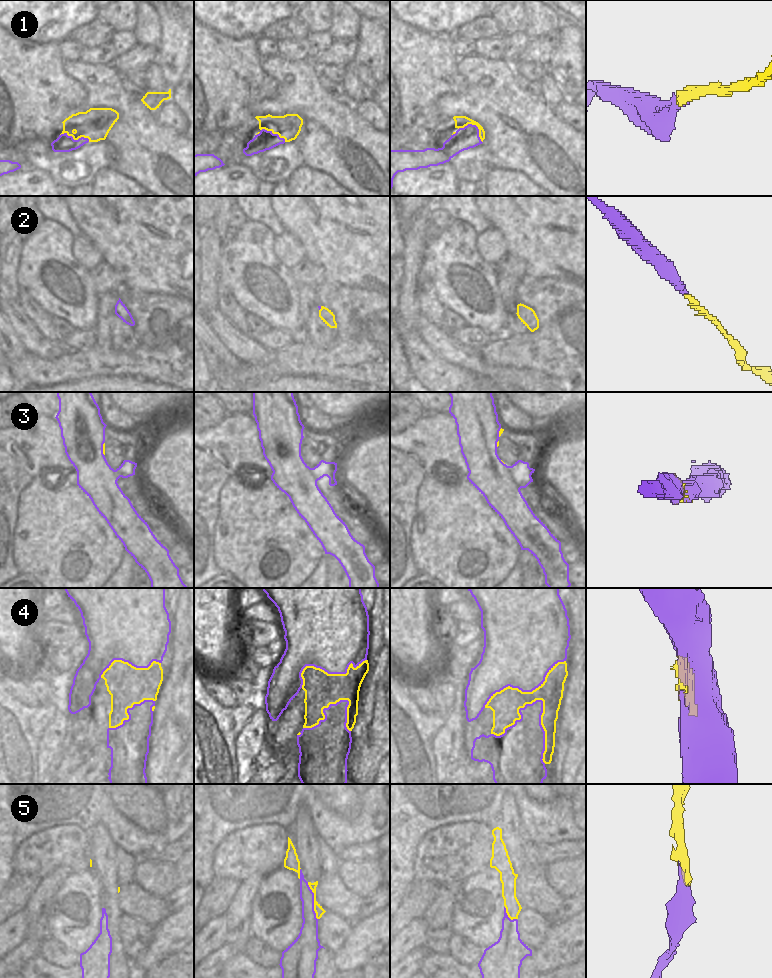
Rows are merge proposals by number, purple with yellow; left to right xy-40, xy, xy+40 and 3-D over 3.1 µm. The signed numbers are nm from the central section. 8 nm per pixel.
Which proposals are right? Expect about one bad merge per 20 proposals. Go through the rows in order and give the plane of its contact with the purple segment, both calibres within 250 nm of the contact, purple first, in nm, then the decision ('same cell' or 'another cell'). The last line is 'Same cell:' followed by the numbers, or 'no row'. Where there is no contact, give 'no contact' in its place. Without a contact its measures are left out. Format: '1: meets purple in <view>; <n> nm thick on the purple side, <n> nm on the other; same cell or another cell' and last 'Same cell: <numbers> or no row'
1: meets purple in xy+40; 180 nm thick on the purple side, 100 nm on the other; same cell
2: meets purple in xy; 20 nm thick on the purple side, 100 nm on the other; same cell
3: meets purple in xy-40; 360 nm thick on the purple side, 20 nm on the other; same cell
4: meets purple in xy+40; 380 nm thick on the purple side, 150 nm on the other; same cell
5: meets purple in xy; 140 nm thick on the purple side, 70 nm on the other; same cell
Same cell: 1, 2, 3, 4, 5

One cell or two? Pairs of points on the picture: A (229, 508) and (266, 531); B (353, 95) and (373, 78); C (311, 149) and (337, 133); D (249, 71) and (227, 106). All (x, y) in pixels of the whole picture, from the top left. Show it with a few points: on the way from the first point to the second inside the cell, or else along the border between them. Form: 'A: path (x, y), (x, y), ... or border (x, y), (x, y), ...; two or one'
A: path (238, 508), (257, 527); one
B: border (352, 66), (358, 80), (368, 94); two
C: path (317, 144), (328, 142), (331, 139); one
D: path (240, 80), (227, 93), (227, 97); one

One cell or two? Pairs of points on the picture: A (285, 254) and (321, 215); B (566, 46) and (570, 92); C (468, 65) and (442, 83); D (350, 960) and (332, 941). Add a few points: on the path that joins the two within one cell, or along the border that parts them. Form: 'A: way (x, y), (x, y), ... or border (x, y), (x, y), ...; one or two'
A: border (285, 231), (289, 232), (302, 245), (305, 259); two
B: way (566, 57), (566, 68), (570, 81); one
C: border (458, 58), (457, 71), (467, 87), (449, 94); two
D: border (351, 929), (342, 947), (334, 954); two

